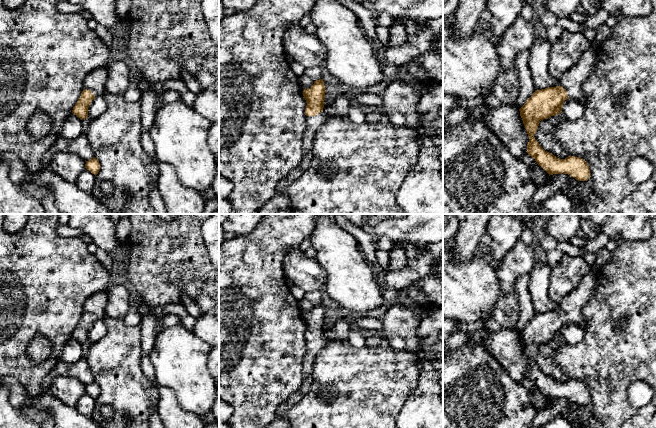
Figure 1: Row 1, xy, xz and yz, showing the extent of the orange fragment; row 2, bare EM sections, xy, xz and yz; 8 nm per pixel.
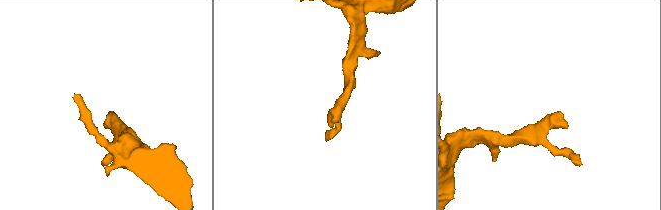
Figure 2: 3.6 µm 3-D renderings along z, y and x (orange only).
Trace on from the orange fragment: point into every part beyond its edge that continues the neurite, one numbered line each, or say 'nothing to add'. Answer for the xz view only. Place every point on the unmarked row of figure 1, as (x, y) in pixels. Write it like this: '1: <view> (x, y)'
1: xz (313, 347)

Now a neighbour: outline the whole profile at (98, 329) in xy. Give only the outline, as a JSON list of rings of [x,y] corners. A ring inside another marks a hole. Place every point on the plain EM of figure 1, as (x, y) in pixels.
[[[103,319],[95,321],[88,332],[88,341],[92,344],[99,341],[106,334],[107,329]]]

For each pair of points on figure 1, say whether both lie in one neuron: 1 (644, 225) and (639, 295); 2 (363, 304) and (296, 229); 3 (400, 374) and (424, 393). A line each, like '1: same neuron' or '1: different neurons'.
1: different neurons
2: different neurons
3: different neurons

